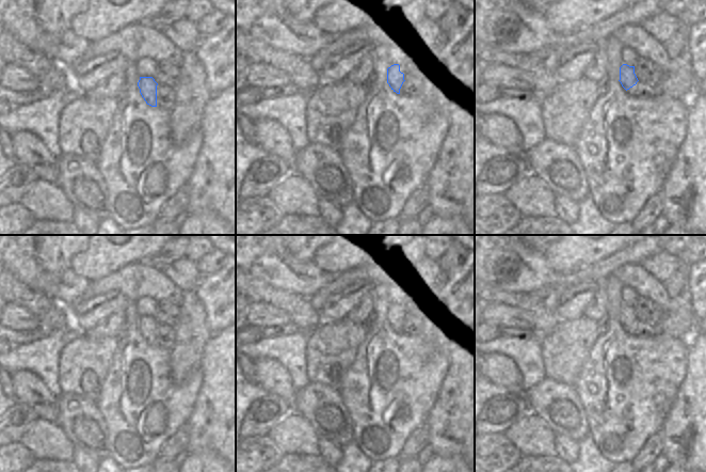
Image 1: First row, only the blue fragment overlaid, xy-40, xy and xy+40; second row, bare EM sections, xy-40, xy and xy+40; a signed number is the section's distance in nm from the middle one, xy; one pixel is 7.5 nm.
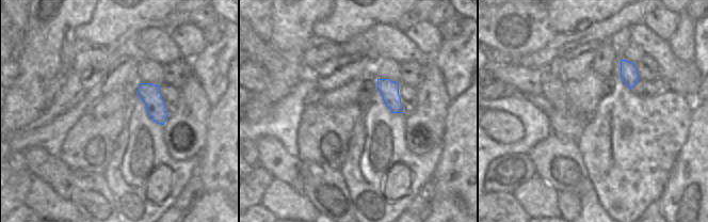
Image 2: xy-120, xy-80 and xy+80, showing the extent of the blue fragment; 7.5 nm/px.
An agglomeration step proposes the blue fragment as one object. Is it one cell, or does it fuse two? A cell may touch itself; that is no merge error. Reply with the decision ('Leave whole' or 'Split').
Leave whole

